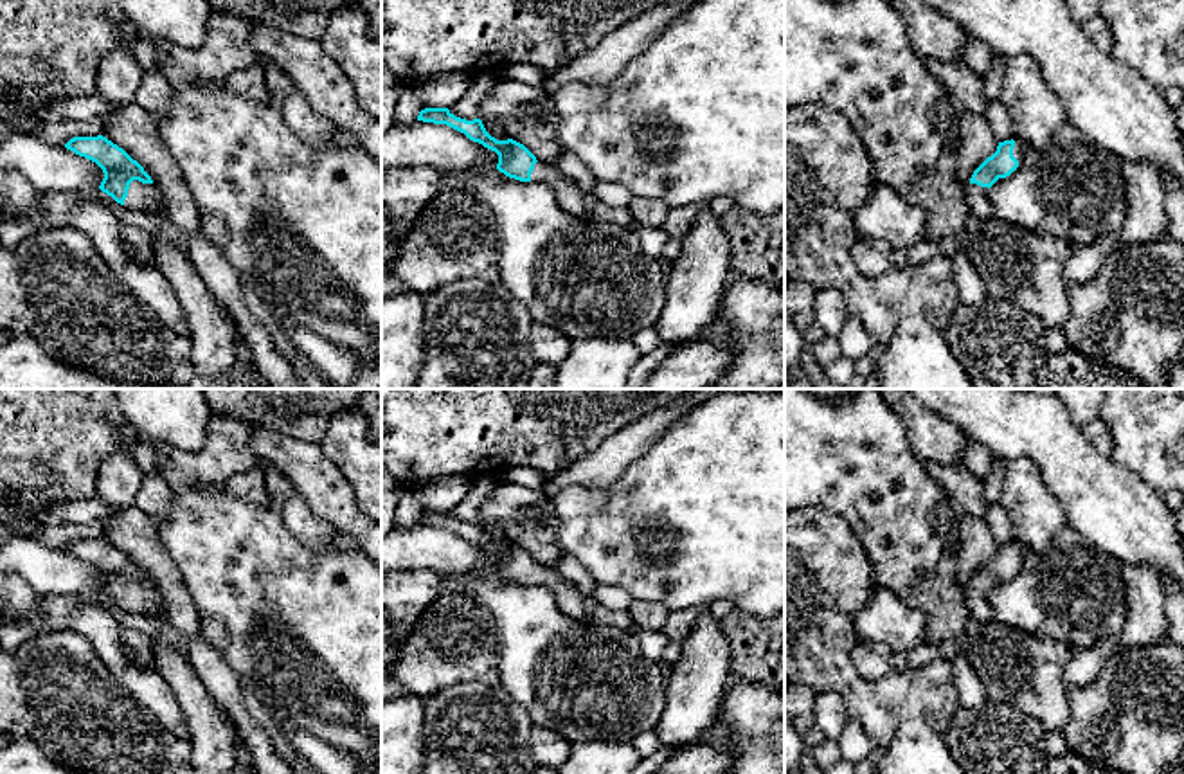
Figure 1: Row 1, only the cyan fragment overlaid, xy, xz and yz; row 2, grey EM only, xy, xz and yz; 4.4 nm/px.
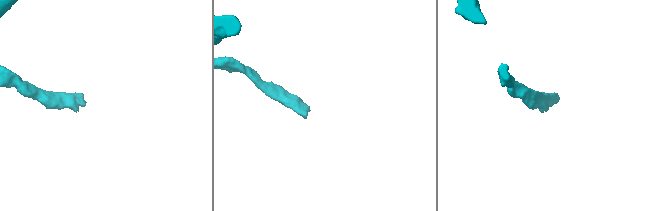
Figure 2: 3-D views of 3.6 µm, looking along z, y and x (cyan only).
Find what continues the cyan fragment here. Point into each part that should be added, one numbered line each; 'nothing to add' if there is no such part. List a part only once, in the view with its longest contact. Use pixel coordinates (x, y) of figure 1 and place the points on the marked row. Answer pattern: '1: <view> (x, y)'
1: xy (143, 197)

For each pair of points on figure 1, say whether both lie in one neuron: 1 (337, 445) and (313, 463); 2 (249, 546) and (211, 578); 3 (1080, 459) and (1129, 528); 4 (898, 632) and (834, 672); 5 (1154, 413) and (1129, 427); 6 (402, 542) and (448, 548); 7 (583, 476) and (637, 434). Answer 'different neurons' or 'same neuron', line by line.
1: different neurons
2: same neuron
3: same neuron
4: different neurons
5: same neuron
6: same neuron
7: same neuron

